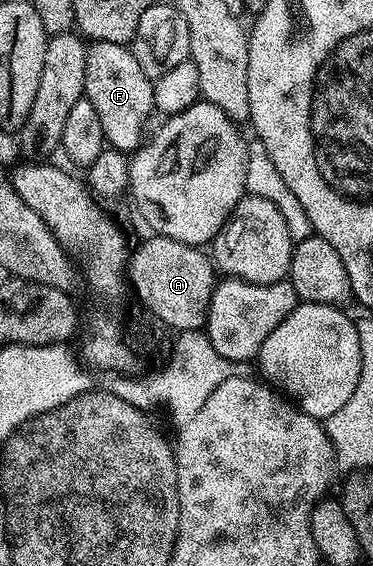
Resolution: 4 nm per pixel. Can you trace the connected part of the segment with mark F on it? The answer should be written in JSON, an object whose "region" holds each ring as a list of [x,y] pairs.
{"region":[[[100,40],[87,44],[83,94],[97,109],[107,144],[114,151],[131,154],[144,143],[143,127],[156,111],[154,86],[145,70],[141,70],[141,62],[137,62],[128,45]]]}

